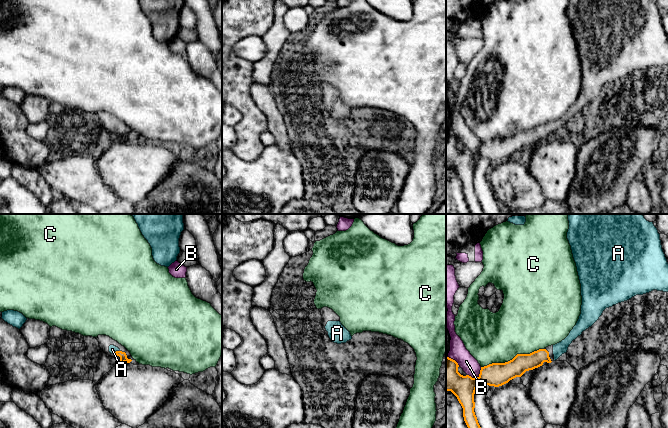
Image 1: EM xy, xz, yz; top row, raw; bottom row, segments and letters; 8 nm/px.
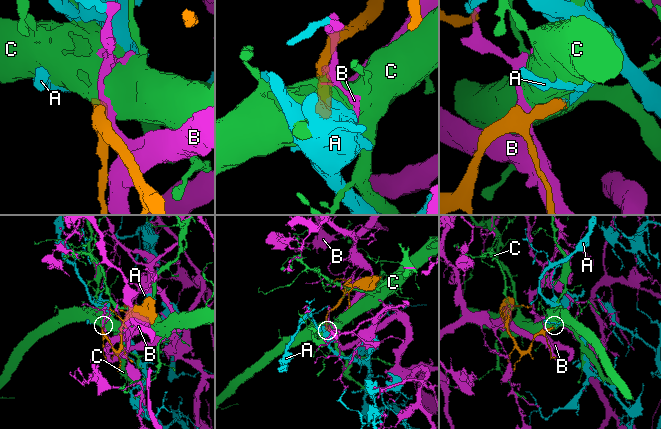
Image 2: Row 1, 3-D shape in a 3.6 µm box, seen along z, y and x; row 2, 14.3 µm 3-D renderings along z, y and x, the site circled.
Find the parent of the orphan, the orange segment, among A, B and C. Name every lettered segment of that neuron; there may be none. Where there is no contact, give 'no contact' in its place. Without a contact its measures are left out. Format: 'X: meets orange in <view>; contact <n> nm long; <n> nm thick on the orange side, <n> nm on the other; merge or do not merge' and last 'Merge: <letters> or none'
A: meets orange in xy; contact 50 nm long; 60 nm thick on the orange side, 60 nm on the other; merge
B: meets orange in yz; contact 140 nm long; 220 nm thick on the orange side, 140 nm on the other; do not merge
C: meets orange in yz; contact 550 nm long; 190 nm thick on the orange side, 420 nm on the other; do not merge
Merge: A

